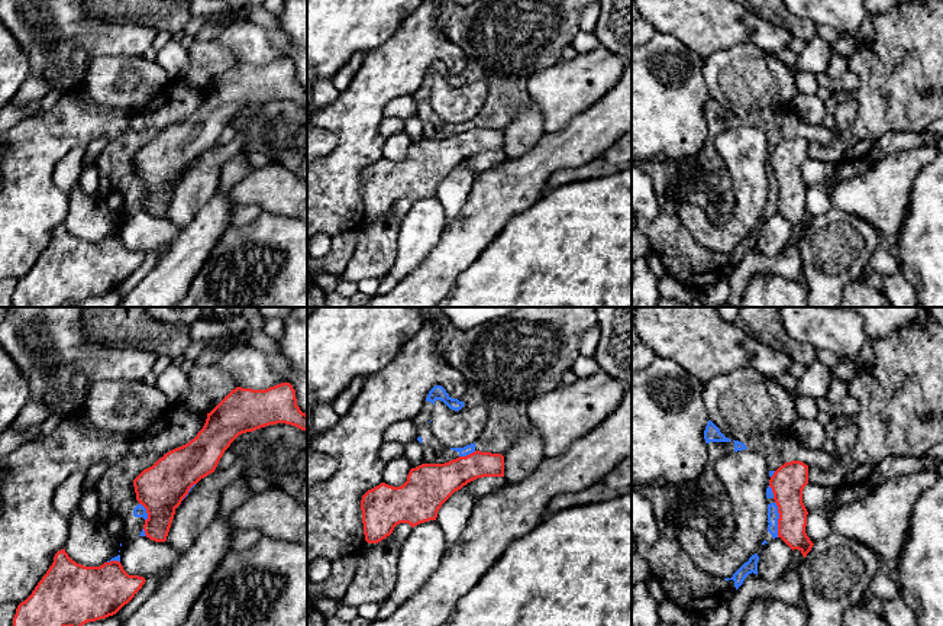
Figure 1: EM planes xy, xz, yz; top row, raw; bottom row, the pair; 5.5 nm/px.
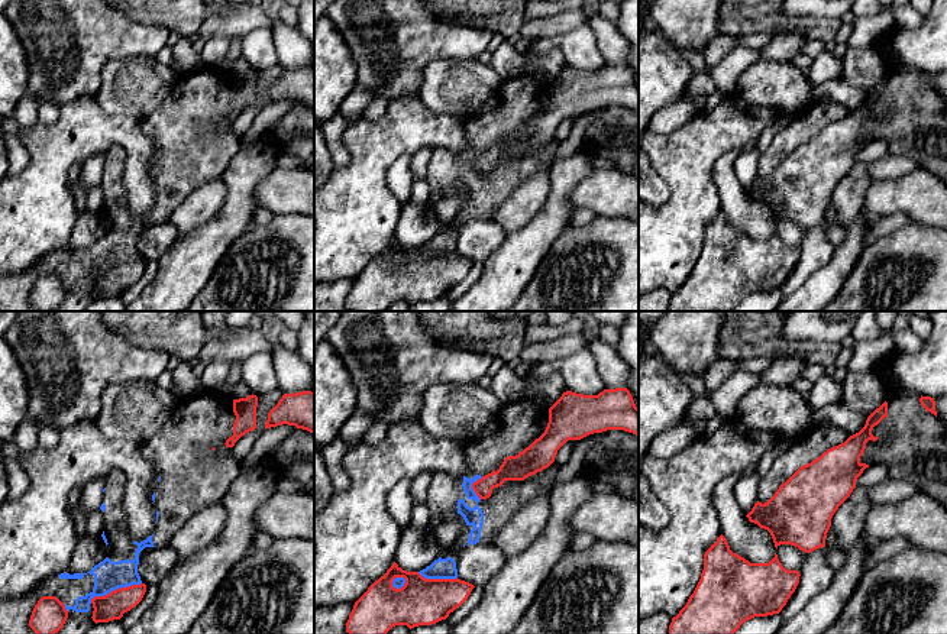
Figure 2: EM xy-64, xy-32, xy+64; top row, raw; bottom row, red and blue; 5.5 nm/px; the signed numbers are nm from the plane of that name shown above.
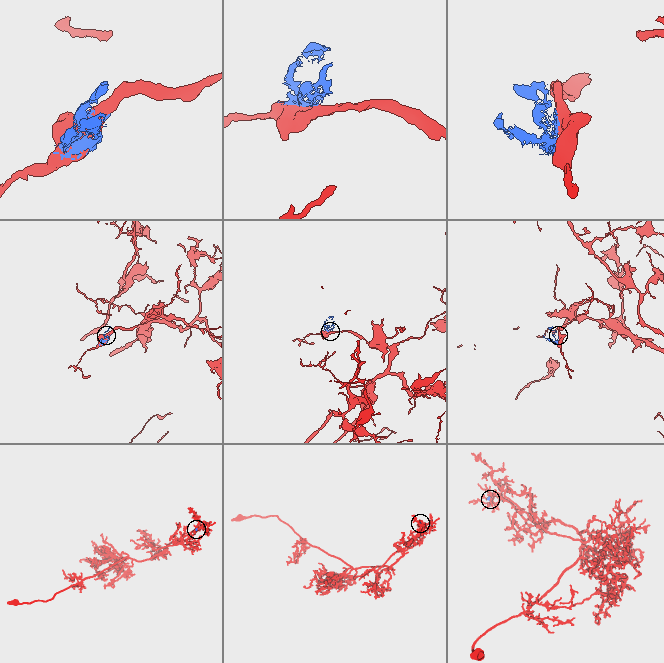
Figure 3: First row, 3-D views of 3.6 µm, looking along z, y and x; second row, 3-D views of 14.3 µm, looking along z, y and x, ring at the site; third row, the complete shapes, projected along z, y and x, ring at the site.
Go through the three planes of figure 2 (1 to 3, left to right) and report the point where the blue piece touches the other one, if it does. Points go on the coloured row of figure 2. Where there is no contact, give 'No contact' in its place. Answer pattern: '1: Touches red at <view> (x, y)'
1: Touches red at xy-64 (116, 589)
2: Touches red at xy-32 (438, 579)
3: No contact

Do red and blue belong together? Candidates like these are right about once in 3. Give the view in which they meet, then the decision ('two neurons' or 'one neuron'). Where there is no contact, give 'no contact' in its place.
meets red in yz; two neurons

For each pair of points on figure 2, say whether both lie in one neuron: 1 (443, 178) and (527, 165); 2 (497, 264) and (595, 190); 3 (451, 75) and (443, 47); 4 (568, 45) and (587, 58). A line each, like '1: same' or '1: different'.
1: same
2: different
3: different
4: same

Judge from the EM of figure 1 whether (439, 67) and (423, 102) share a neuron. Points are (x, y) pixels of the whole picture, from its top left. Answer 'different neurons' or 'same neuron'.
same neuron

